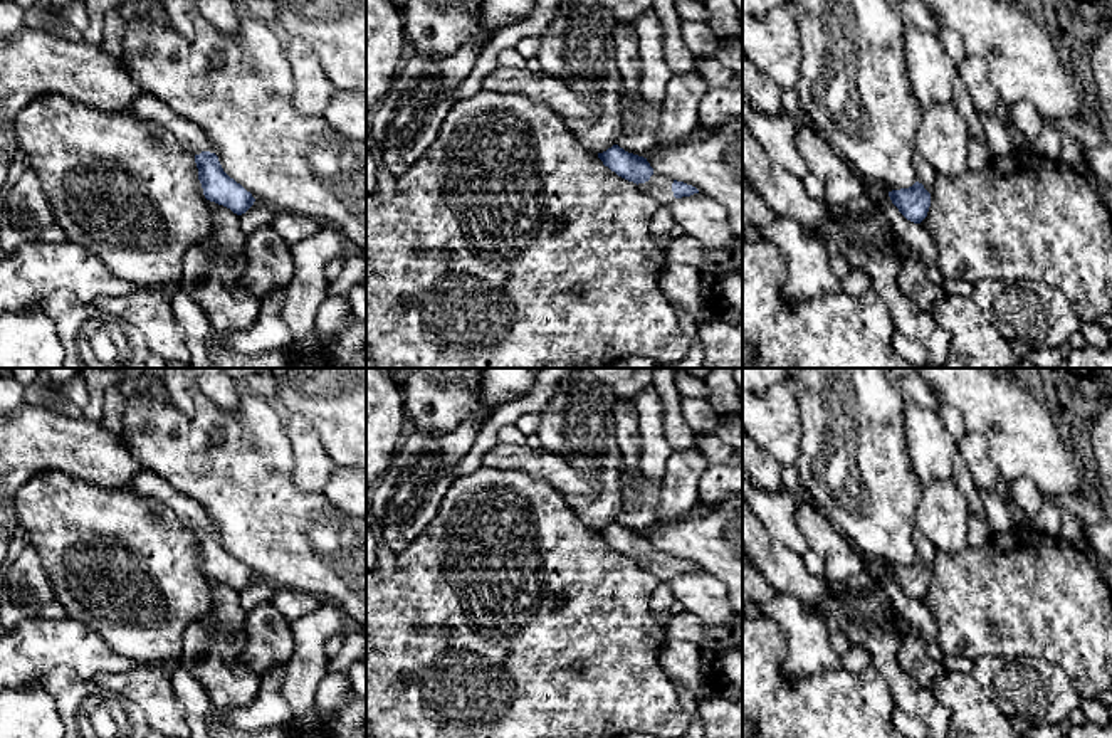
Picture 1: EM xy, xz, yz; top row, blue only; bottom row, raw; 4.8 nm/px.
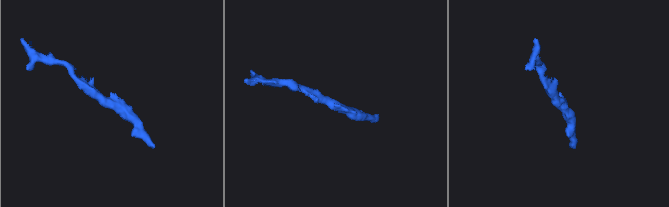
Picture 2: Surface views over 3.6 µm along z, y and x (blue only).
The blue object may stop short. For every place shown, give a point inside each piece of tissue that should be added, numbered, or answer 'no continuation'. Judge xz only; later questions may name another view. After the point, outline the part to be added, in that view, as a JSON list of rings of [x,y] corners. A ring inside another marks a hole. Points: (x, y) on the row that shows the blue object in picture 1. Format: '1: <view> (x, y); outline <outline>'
1: xz (659, 185); outline [[[653,171],[648,182],[638,183],[638,188],[645,195],[653,197],[660,205],[665,205],[675,200],[672,183],[670,177]]]

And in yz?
1: yz (924, 173); outline [[[919,153],[914,155],[914,173],[915,182],[922,183],[924,188],[932,195],[932,187],[937,173]]]

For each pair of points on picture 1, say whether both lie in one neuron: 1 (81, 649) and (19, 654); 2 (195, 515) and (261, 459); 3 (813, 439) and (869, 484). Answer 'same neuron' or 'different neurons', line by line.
1: same neuron
2: different neurons
3: same neuron

